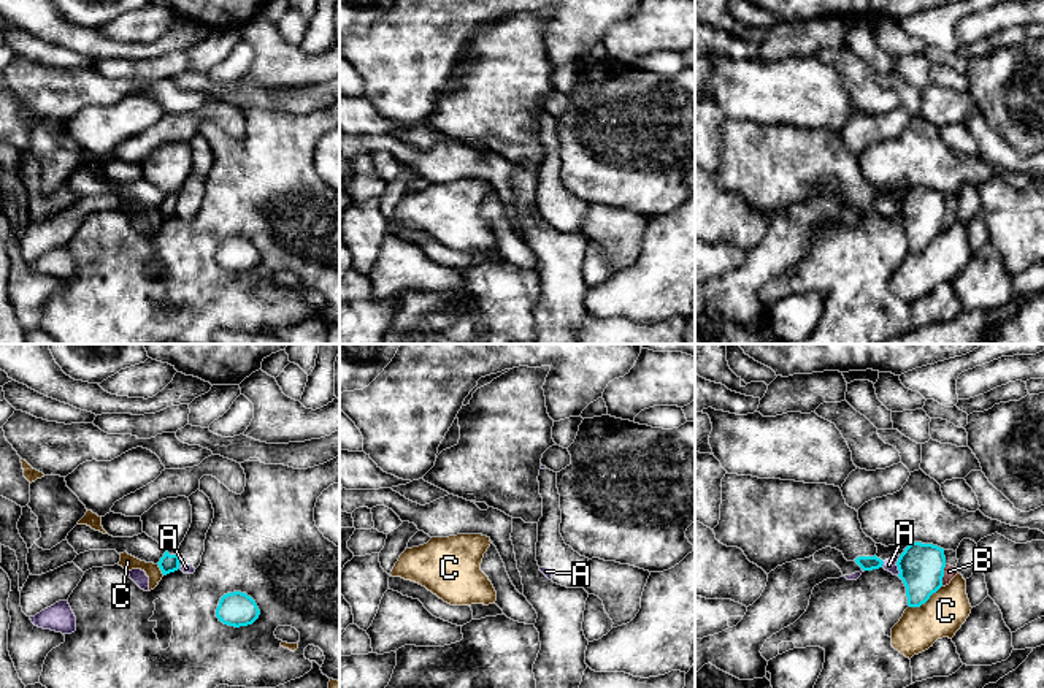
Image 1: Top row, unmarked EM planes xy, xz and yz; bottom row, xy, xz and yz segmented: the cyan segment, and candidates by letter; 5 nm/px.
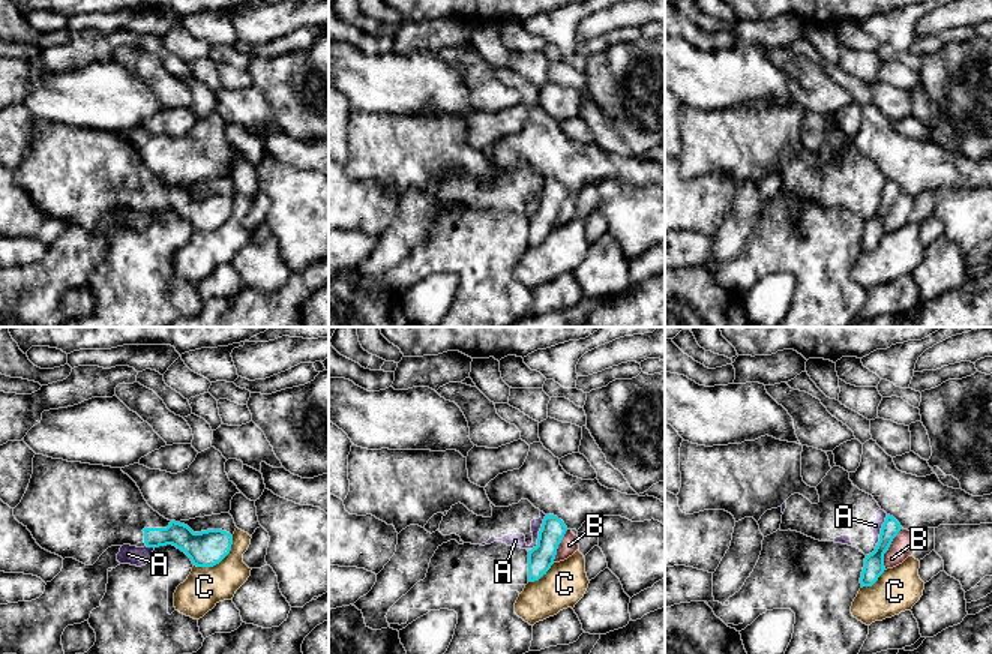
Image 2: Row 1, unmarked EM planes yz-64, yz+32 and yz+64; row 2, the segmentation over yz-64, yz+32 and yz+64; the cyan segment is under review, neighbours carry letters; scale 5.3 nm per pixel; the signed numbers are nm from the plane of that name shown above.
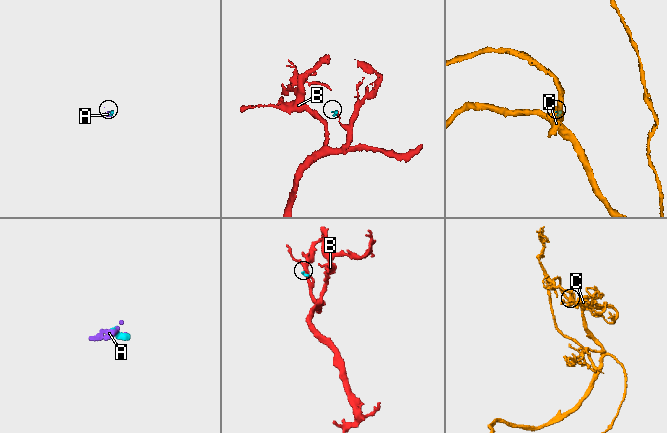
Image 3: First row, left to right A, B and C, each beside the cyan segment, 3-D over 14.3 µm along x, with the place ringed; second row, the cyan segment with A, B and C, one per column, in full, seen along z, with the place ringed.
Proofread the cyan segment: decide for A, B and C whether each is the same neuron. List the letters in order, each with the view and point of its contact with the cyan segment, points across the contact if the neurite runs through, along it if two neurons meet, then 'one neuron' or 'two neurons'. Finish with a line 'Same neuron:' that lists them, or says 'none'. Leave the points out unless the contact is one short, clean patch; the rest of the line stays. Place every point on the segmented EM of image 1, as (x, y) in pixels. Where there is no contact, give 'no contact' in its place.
A: contact yz (897, 565); two neurons
B: contact yz (943, 576); two neurons
C: contact yz (925, 601); two neurons
Same neuron: none

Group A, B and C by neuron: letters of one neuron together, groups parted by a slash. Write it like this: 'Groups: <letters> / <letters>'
Groups: A / B / C

